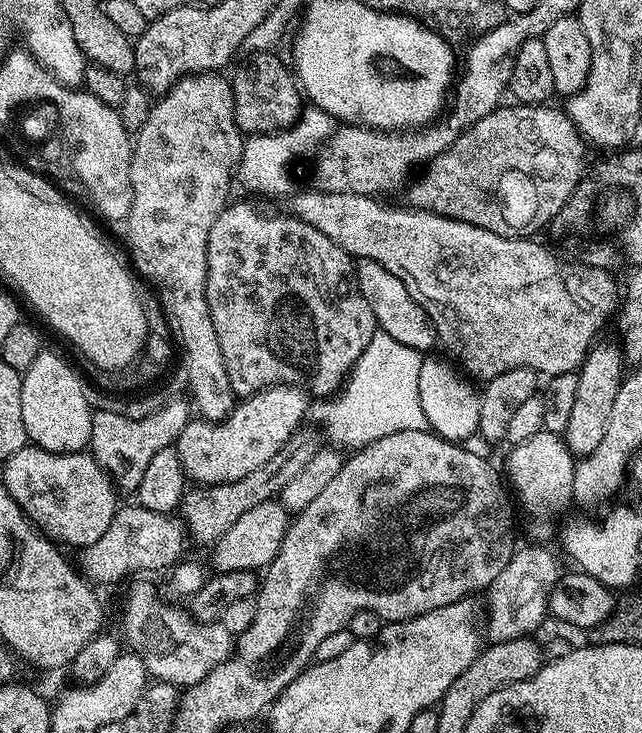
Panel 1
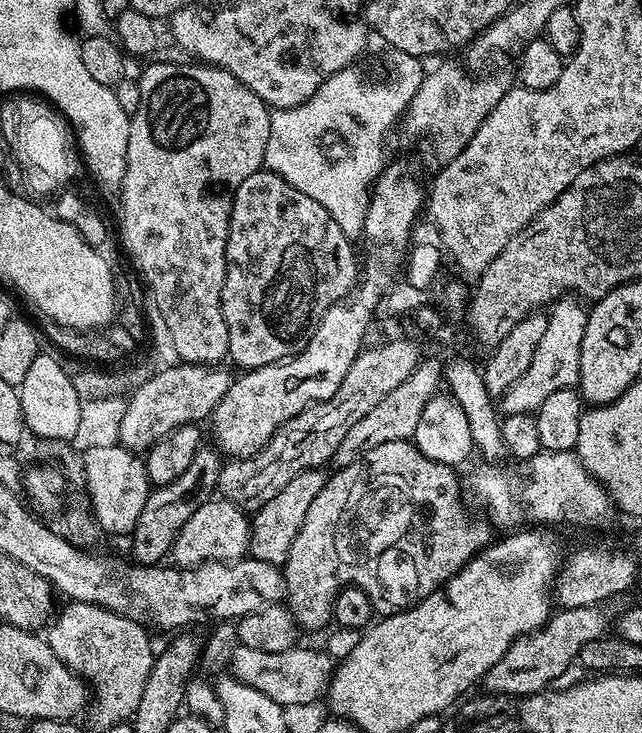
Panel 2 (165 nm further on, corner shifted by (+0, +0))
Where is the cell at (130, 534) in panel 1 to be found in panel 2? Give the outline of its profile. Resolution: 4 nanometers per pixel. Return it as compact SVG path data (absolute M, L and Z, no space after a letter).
M213 498L198 506L198 510L194 510L194 514L190 514L186 520L186 526L178 530L178 538L172 543L170 556L182 568L197 568L206 562L231 564L233 560L242 560L249 555L251 543L249 513L239 504L223 498Z

